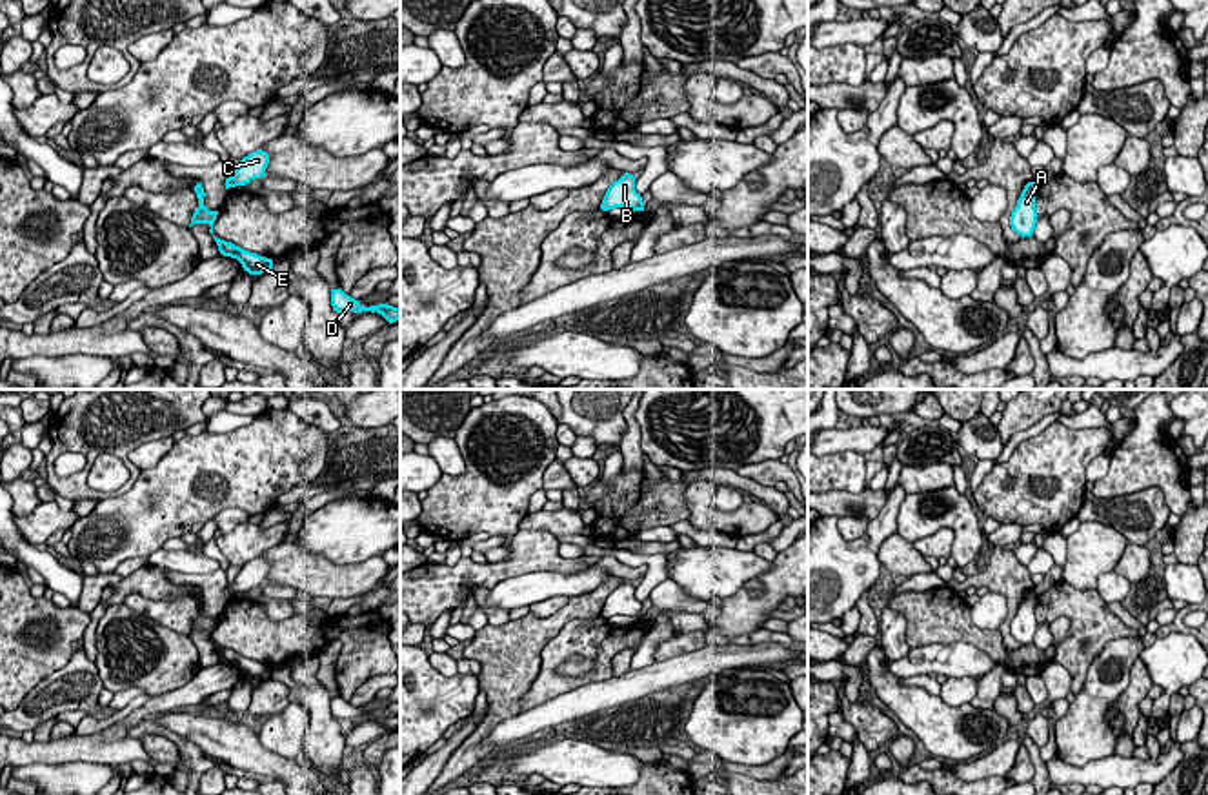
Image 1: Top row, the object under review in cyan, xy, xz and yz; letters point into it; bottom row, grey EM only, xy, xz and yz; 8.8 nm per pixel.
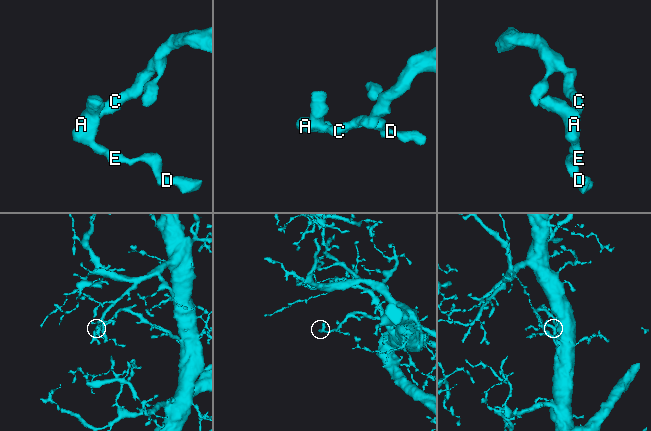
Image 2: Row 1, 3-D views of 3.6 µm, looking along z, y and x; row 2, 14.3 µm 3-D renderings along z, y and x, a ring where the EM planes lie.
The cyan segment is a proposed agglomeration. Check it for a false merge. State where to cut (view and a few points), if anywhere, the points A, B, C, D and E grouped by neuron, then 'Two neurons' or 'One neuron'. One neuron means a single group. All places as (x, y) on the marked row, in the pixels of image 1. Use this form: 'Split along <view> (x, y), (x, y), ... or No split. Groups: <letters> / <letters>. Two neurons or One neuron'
No split. Groups: A B C D E. One neuron

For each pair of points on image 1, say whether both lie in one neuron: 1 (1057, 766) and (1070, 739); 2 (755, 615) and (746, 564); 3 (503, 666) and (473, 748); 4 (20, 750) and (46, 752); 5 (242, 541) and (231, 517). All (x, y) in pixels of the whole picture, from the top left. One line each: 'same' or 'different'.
1: different
2: different
3: same
4: same
5: different

